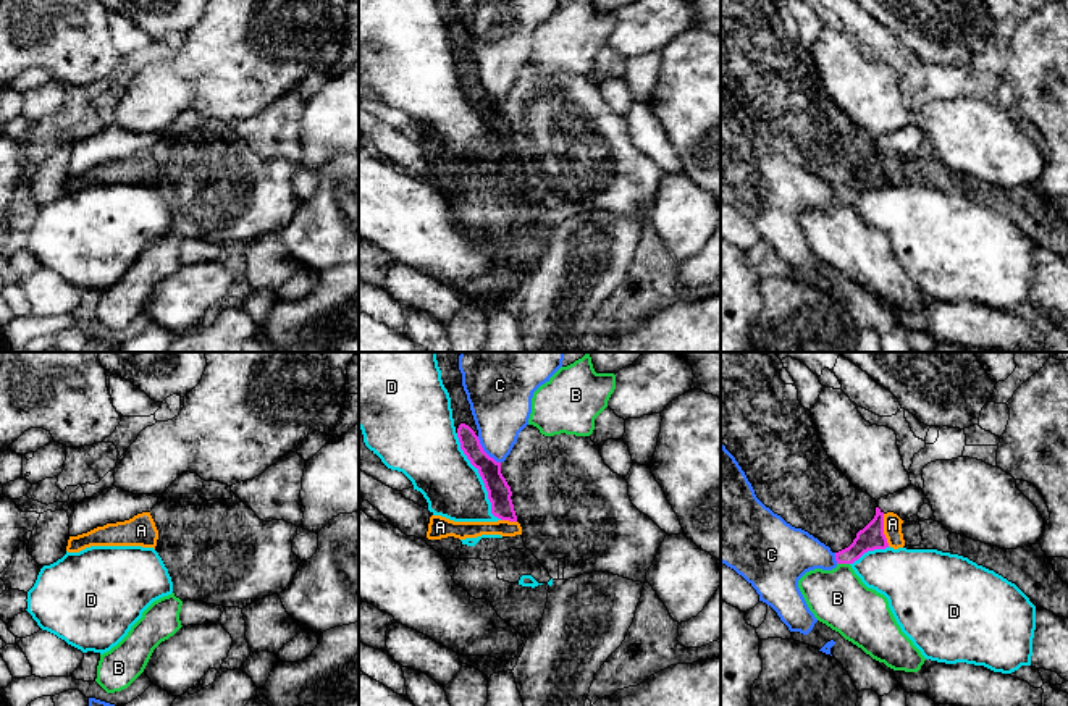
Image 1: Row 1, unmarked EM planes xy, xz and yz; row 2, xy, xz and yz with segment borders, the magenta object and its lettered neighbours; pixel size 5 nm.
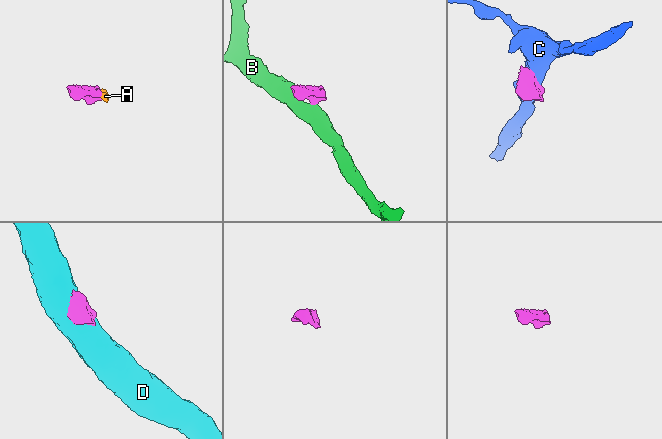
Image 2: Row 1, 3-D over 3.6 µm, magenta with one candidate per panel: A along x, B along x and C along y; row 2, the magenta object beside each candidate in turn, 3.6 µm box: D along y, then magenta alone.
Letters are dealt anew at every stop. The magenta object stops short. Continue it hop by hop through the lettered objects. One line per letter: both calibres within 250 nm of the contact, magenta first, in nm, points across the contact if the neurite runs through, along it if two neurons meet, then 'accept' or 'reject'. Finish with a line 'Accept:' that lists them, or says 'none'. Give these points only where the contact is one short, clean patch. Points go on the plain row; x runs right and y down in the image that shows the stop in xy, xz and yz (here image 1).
A: calibres 120 and 100 nm; way yz (871, 175), (882, 168), (892, 162); accept
B: calibres 120 and 280 nm; border yz (837, 201), (849, 202); reject
C: calibres 120 and 300 nm; border xz (477, 75), (482, 86), (500, 100); reject
D: calibres 120 and 300 nm; reject
Accept: A

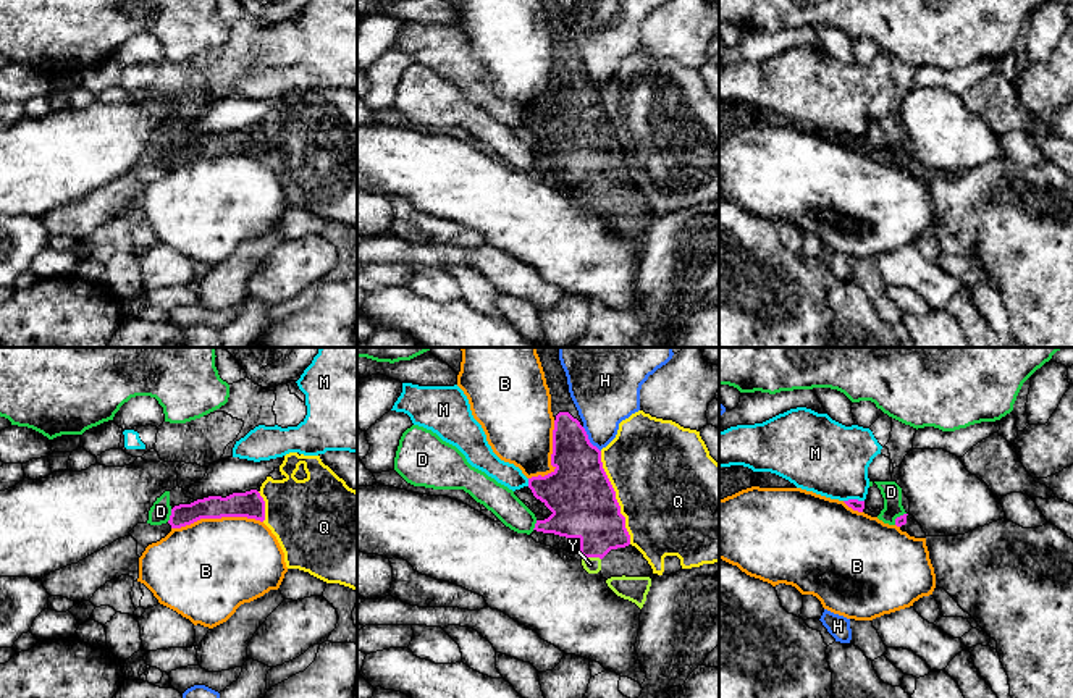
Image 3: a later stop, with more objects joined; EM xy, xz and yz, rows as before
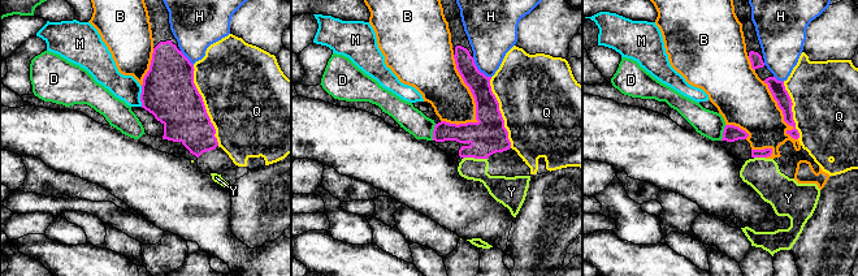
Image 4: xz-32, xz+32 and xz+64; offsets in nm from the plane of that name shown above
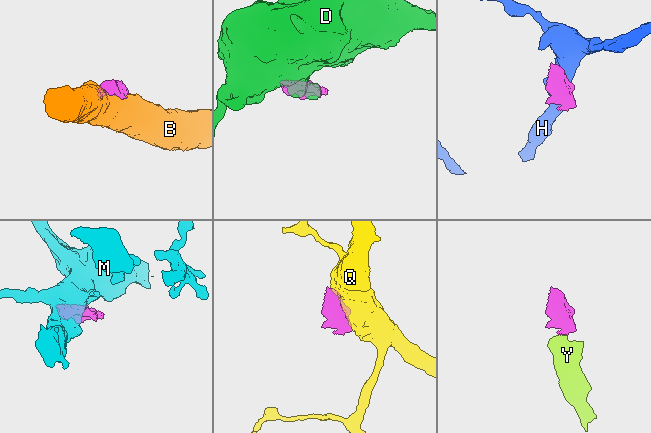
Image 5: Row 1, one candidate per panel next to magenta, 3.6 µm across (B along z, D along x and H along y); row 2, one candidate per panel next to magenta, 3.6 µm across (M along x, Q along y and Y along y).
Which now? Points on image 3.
B: calibres 140 and 480 nm; reject
D: calibres 110 and 100 nm; border xy (172, 147), (167, 159); reject
H: calibres 300 and 320 nm; border xz (582, 65), (587, 76), (600, 89); reject
M: calibres 60 and 360 nm; border yz (863, 138), (844, 139); reject
Q: calibres 320 and 480 nm; border xz (600, 89), (631, 181); reject
Y: calibres 320 and 80 nm; accept
Accept: Y

